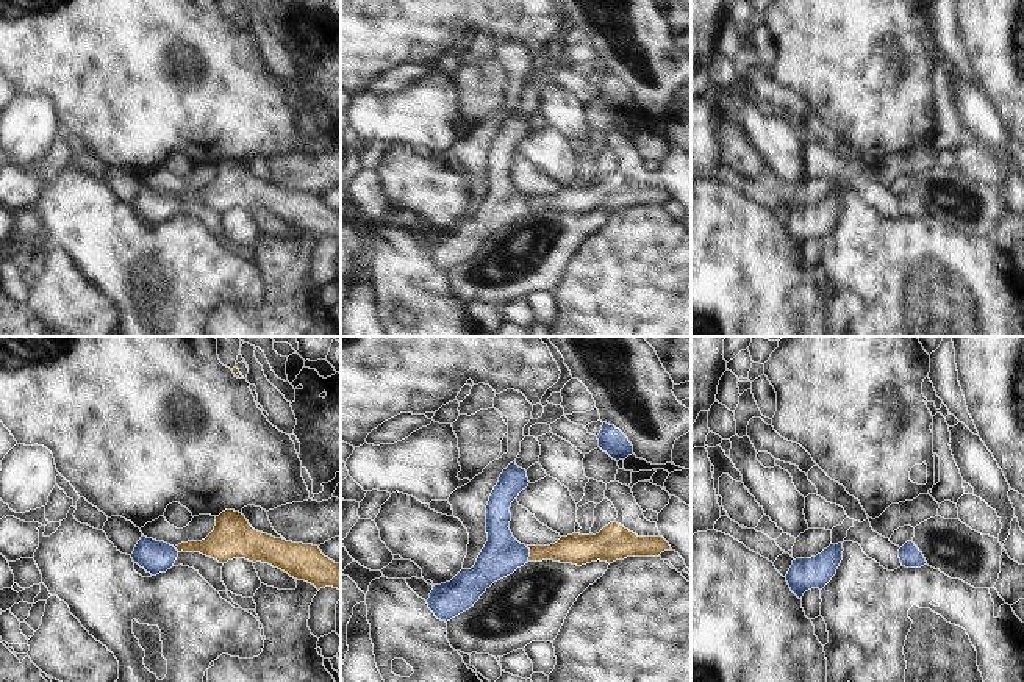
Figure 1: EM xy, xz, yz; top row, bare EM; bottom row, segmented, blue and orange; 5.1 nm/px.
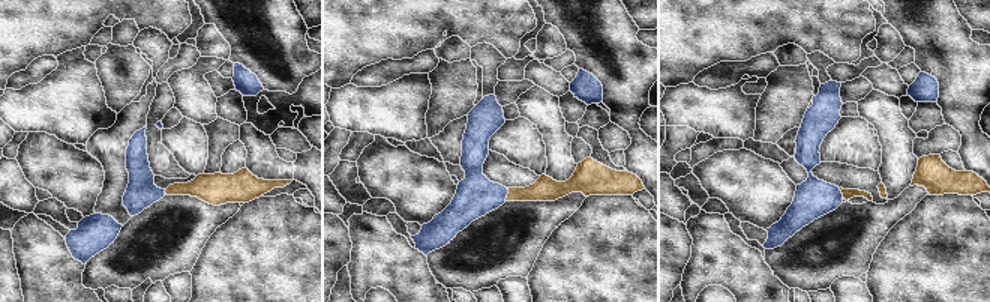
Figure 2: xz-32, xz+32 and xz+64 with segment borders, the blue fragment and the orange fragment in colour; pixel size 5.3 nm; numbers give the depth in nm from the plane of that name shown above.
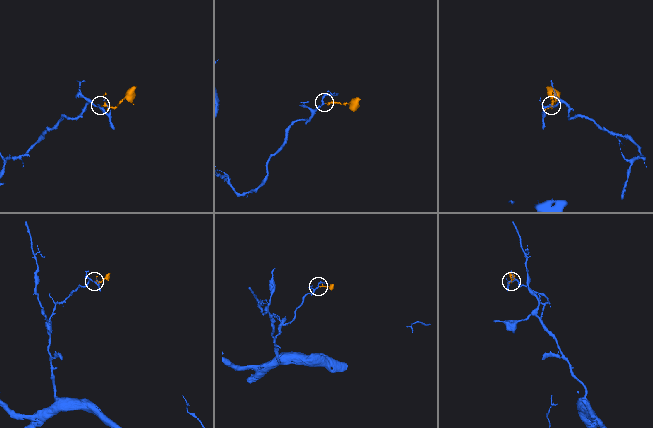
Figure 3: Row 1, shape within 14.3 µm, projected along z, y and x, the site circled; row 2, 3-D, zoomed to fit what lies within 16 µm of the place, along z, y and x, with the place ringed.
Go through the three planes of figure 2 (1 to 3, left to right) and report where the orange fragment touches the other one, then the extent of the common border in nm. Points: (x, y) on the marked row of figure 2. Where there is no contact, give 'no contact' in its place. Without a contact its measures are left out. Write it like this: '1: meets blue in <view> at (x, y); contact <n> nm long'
1: meets blue in xz-32 at (164, 191); contact 30 nm long
2: meets blue in xz+32 at (507, 193); contact 70 nm long
3: meets blue in xz+64 at (840, 193); contact 60 nm long

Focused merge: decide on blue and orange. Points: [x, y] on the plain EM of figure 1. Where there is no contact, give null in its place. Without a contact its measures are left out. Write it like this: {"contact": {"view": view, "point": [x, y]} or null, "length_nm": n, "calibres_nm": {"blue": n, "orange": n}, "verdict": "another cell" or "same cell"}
{"contact": {"view": "xz", "point": [529, 204]}, "length_nm": 80, "calibres_nm": {"blue": 200, "orange": 160}, "verdict": "same cell"}

